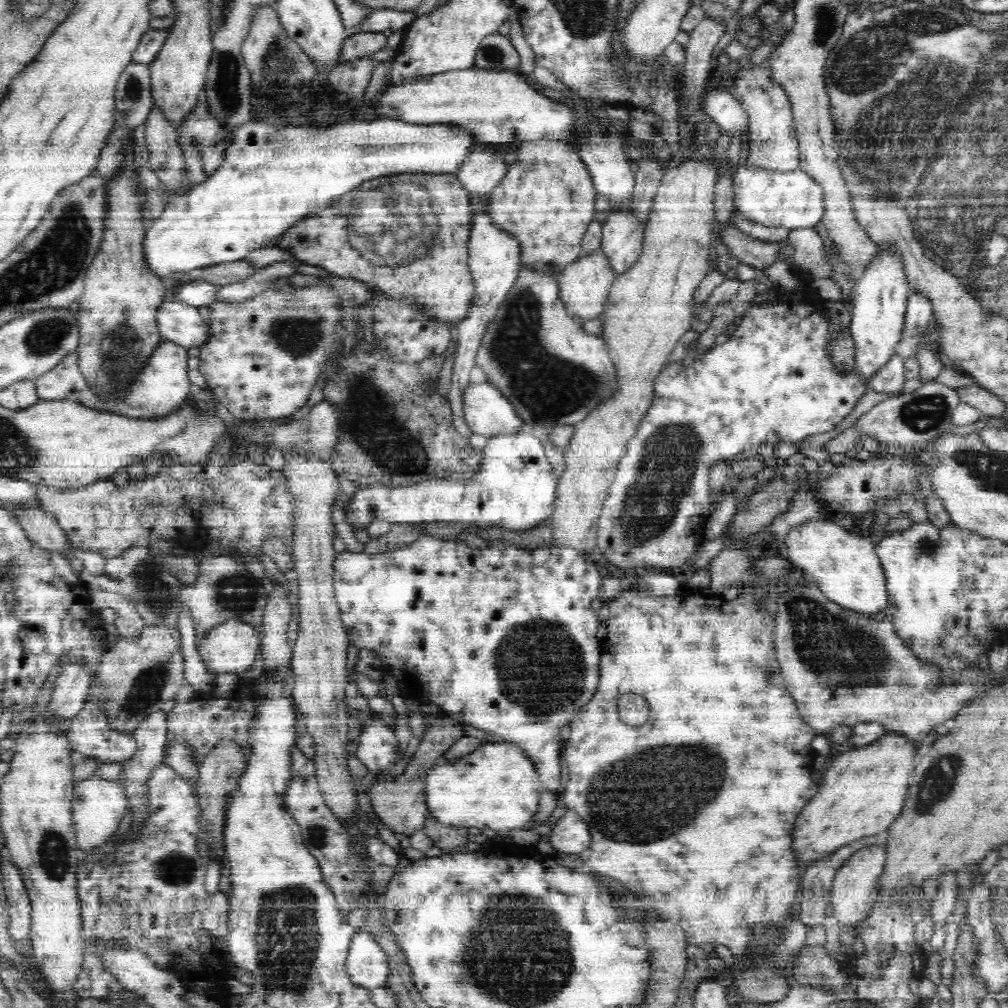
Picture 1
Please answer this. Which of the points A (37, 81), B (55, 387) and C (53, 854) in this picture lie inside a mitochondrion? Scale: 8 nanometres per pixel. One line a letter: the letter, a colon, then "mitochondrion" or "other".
A: other
B: other
C: mitochondrion

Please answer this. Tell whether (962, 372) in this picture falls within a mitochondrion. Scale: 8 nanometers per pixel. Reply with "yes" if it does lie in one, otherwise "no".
no

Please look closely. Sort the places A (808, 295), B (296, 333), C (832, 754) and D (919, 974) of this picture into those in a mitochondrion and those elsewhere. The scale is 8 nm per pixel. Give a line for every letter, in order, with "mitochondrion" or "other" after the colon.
A: other
B: mitochondrion
C: other
D: other

